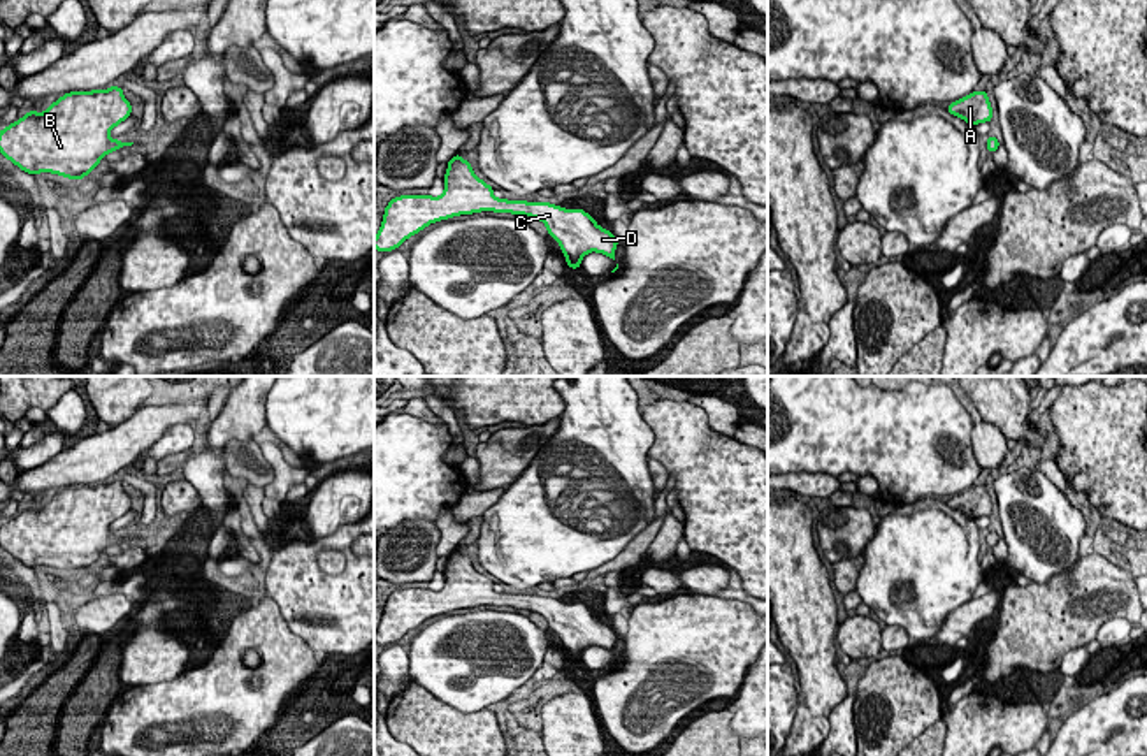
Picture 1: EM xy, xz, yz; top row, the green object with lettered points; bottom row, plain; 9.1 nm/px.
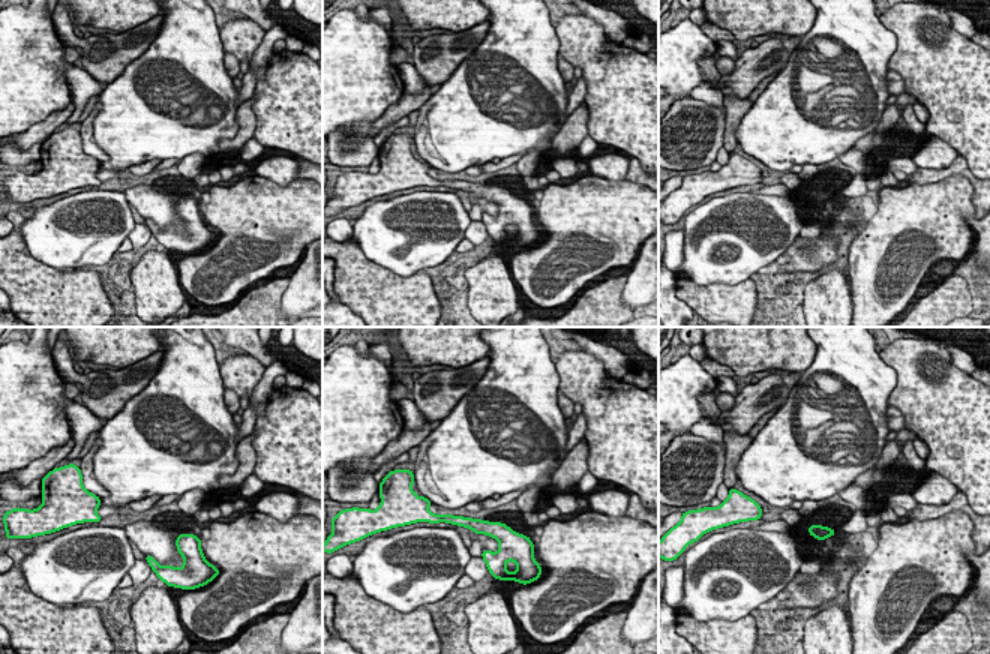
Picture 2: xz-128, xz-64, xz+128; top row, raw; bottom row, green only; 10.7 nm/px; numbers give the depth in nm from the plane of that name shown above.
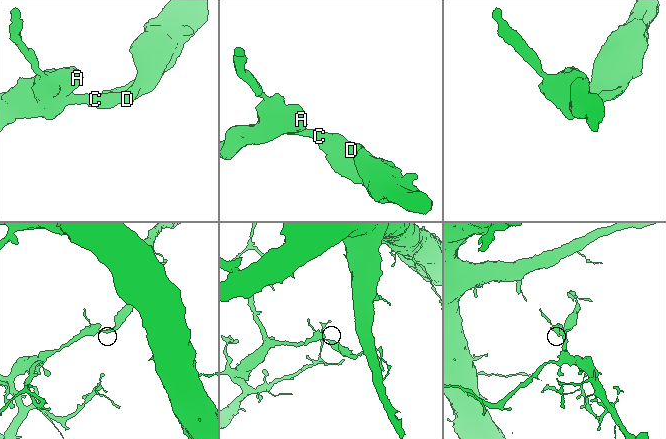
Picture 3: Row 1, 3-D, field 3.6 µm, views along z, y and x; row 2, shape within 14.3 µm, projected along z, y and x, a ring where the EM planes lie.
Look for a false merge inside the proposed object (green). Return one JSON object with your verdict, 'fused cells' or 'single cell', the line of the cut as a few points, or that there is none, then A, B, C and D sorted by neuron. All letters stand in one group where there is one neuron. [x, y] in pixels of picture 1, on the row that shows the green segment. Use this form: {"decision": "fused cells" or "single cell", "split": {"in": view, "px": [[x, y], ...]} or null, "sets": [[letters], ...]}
{"decision": "single cell", "split": null, "sets": [["A", "B", "C", "D"]]}

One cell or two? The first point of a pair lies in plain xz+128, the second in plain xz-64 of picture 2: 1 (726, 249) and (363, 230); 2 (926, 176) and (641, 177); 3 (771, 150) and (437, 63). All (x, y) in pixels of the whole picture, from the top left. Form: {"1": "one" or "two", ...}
{"1": "one", "2": "one", "3": "two"}

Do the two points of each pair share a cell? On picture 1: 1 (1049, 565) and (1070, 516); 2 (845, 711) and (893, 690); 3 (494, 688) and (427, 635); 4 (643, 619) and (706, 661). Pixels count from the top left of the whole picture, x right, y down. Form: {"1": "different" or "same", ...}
{"1": "same", "2": "different", "3": "same", "4": "same"}

